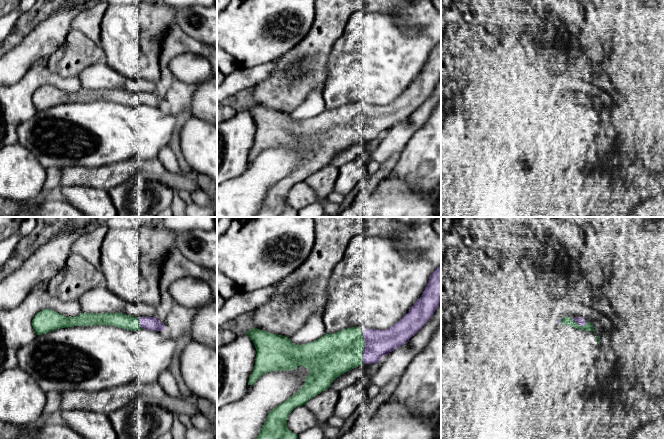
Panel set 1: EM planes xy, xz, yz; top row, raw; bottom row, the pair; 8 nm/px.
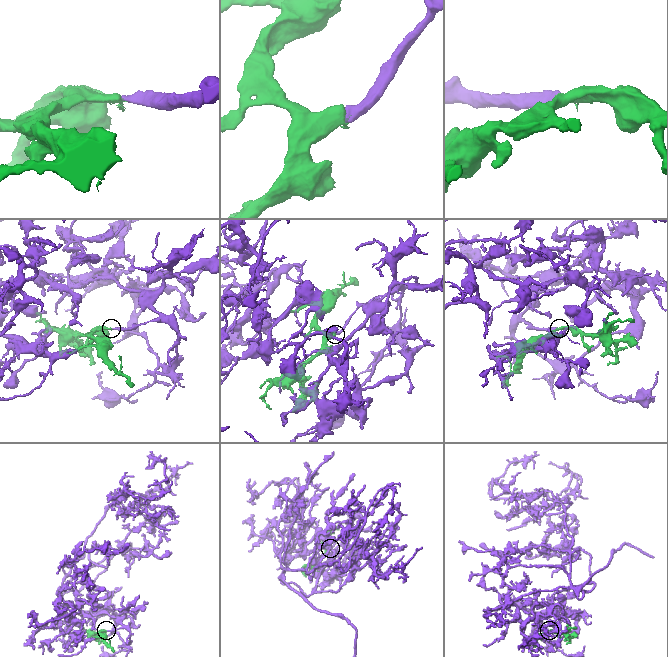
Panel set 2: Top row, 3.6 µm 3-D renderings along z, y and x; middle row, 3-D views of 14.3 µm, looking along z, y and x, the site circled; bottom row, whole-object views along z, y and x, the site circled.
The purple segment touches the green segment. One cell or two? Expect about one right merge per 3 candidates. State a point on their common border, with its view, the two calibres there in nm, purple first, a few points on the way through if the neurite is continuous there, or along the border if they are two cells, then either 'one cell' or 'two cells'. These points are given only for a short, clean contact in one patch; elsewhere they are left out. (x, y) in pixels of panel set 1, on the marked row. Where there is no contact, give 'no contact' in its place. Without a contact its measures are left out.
contact xz (364, 349); calibres 220 and 340 nm; one cell

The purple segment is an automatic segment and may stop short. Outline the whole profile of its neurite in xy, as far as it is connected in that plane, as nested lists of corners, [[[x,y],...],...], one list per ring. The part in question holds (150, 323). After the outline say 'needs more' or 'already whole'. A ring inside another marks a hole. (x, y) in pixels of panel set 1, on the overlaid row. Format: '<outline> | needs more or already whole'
[[[44,309],[38,312],[32,320],[32,326],[37,335],[61,328],[92,325],[109,325],[131,331],[142,329],[165,331],[164,323],[156,317],[138,318],[123,313],[81,313],[78,316],[66,317],[54,310]]] | needs more

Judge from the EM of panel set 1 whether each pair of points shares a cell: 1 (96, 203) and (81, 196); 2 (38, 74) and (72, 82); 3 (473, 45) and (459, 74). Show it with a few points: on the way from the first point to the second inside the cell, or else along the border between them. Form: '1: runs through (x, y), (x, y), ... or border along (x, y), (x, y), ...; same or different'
1: runs through (92, 202), (85, 198); same
2: runs through (46, 77), (64, 82); same
3: runs through (466, 52), (459, 59), (459, 67); same

